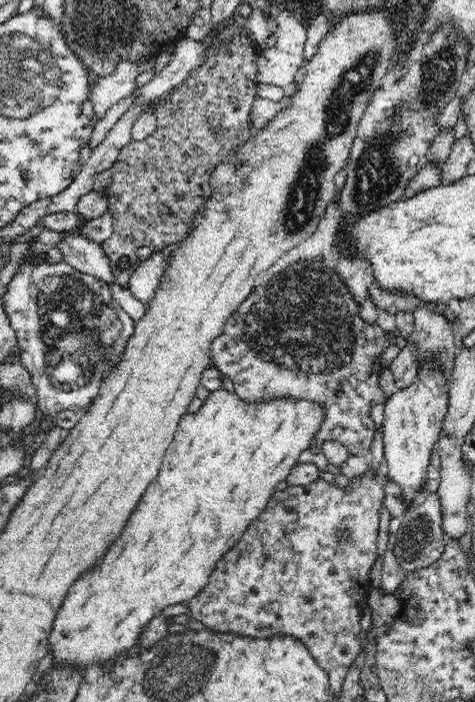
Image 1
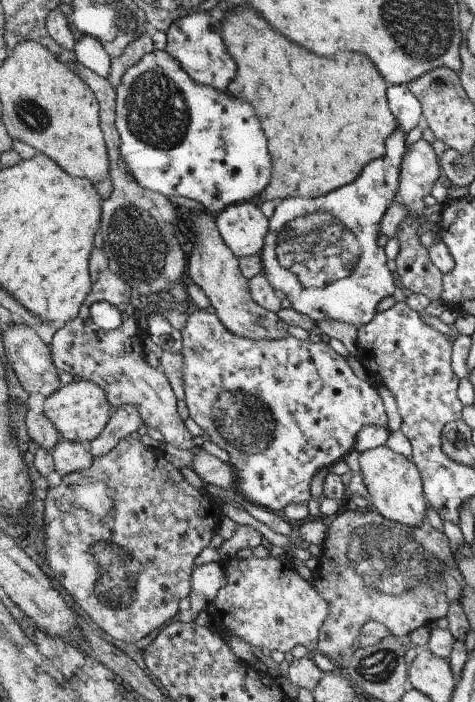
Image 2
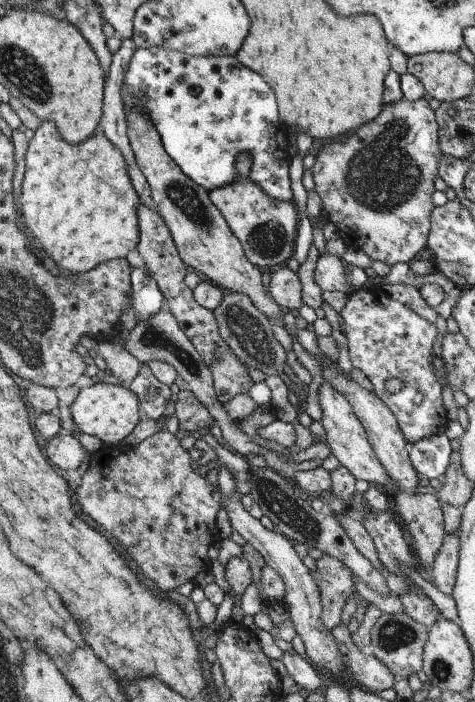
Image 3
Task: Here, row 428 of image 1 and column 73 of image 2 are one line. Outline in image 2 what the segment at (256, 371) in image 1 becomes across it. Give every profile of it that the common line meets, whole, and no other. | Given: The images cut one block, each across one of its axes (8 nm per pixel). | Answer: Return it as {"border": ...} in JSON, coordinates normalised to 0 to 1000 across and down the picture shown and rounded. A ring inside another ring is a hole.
{"border":[[[215,355],[194,359],[189,370],[189,392],[194,397],[192,416],[181,432],[166,439],[166,449],[154,457],[118,472],[109,487],[107,509],[116,523],[126,530],[147,530],[152,536],[168,536],[177,543],[194,543],[225,560],[232,575],[244,581],[278,577],[291,583],[301,604],[328,610],[345,628],[362,632],[375,641],[408,641],[404,618],[387,607],[383,595],[371,584],[371,563],[360,543],[347,530],[320,524],[303,513],[303,484],[291,484],[286,456],[278,450],[282,437],[274,433],[274,409],[259,395],[244,393],[227,376],[227,366]],[[198,430],[232,430],[253,442],[257,462],[244,470],[211,469],[189,453],[189,436]]]}

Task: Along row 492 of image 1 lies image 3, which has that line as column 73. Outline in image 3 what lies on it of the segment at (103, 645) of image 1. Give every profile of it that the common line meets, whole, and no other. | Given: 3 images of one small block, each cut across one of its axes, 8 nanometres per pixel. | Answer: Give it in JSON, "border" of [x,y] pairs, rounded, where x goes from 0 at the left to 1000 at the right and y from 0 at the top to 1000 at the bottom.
{"border":[[[86,172],[59,204],[42,281],[53,322],[116,376],[168,393],[291,352],[295,283],[248,209],[200,188],[171,204],[135,199],[114,172]]]}

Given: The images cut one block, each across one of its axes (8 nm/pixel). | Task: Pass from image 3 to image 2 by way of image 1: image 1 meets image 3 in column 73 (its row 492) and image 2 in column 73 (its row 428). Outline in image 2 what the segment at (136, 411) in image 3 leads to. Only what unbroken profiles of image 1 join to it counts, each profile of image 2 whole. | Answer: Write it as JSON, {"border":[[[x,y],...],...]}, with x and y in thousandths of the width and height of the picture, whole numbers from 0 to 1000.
{"border":[[[154,543],[131,548],[93,573],[91,588],[116,604],[131,624],[145,628],[168,628],[175,632],[206,624],[219,615],[234,598],[236,575],[225,568],[225,560],[211,548],[194,543]]]}

